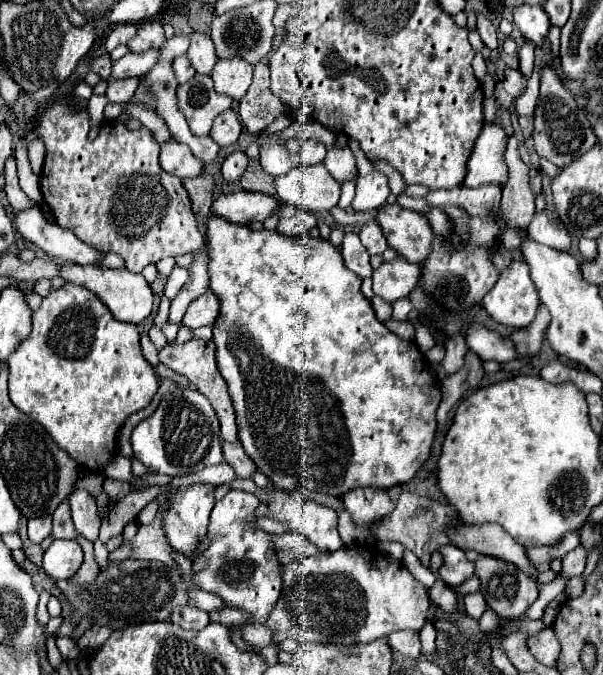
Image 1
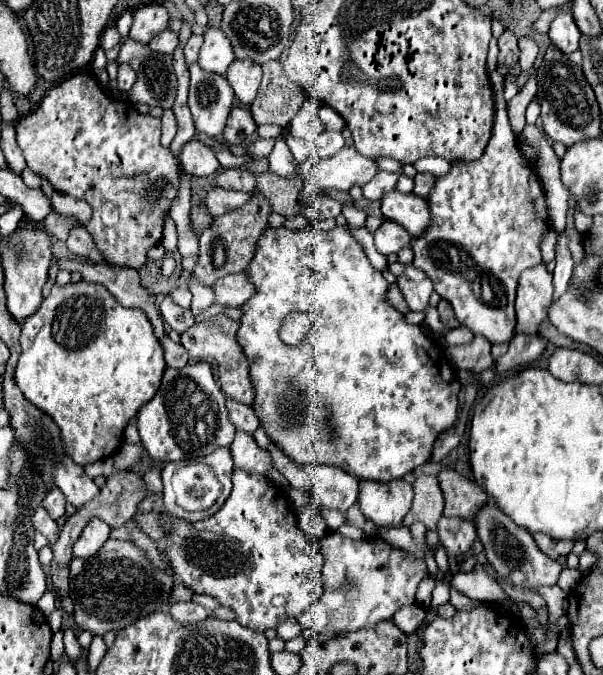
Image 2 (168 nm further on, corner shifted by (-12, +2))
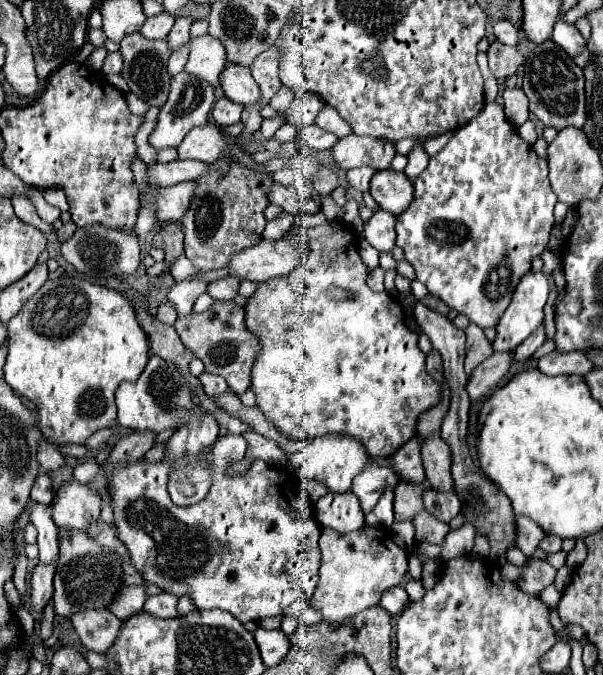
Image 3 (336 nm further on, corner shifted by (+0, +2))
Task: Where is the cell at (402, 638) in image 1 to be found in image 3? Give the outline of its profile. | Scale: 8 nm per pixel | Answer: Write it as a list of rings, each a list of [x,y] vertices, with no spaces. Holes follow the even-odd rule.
[[[396,587],[396,589],[388,589],[388,593],[384,593],[384,599],[380,601],[380,605],[390,613],[390,615],[400,615],[406,605],[408,605],[408,593],[404,587]]]

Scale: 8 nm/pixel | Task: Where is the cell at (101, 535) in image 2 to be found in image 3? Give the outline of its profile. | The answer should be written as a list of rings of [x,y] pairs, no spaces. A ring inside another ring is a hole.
[[[78,481],[64,483],[58,491],[58,501],[52,505],[54,523],[58,529],[88,531],[88,527],[100,517],[102,499],[88,493],[86,485]]]

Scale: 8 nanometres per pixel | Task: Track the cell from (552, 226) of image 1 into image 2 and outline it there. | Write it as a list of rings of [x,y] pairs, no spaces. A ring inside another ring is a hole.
[[[562,233],[560,243],[556,245],[556,269],[554,269],[554,301],[558,301],[566,289],[568,289],[568,281],[572,275],[572,255],[568,249],[568,235]]]

